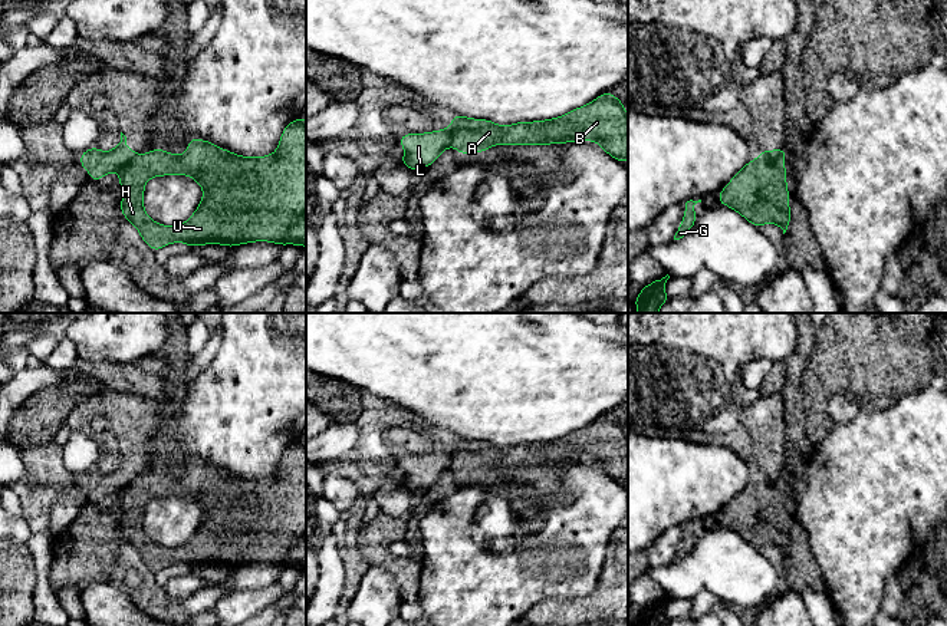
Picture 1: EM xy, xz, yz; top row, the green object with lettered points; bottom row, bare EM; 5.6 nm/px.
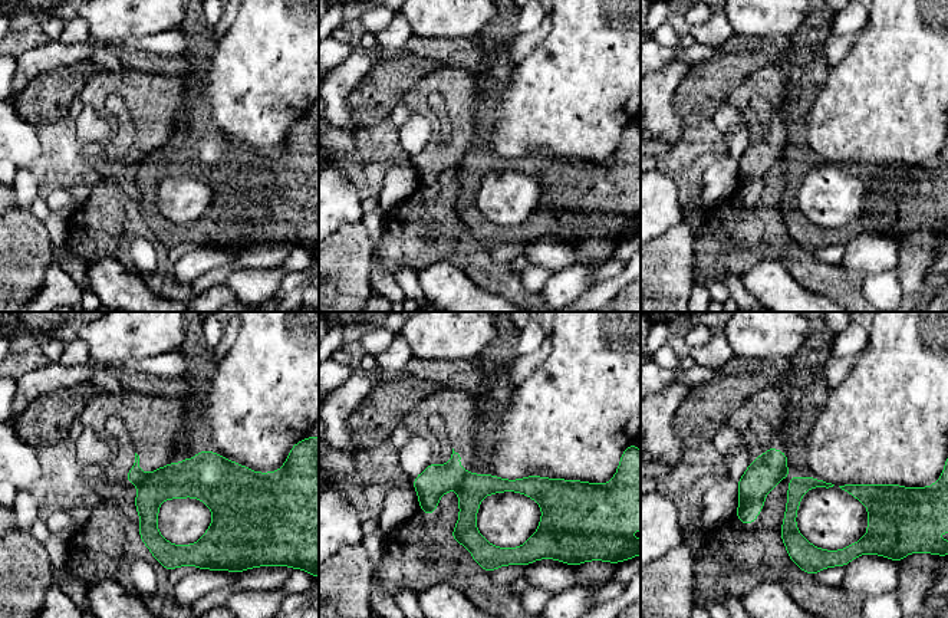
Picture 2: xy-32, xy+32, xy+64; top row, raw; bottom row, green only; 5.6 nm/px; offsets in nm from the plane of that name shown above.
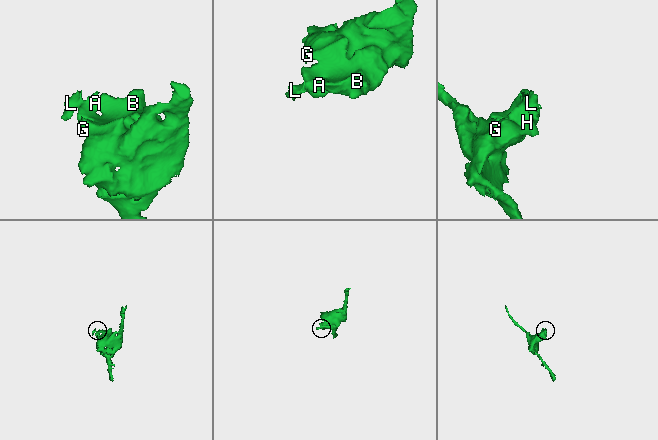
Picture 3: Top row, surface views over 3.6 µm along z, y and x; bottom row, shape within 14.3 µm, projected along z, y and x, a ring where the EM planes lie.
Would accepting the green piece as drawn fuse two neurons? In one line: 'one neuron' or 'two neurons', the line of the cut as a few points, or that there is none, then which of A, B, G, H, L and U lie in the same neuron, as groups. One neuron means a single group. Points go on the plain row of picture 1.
two neurons | yz (765, 474), (769, 480), (782, 483) | A B G H U / L

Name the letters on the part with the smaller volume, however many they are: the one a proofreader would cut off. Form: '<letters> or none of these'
L

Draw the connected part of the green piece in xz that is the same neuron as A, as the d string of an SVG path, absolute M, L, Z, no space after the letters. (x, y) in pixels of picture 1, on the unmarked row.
M611 414L563 438L500 448L454 435L450 452L460 475L483 474L497 465L548 467L595 462L615 481L628 481L628 436Z

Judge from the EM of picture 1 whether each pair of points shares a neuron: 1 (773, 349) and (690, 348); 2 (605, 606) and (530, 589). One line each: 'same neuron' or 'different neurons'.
1: same neuron
2: different neurons

